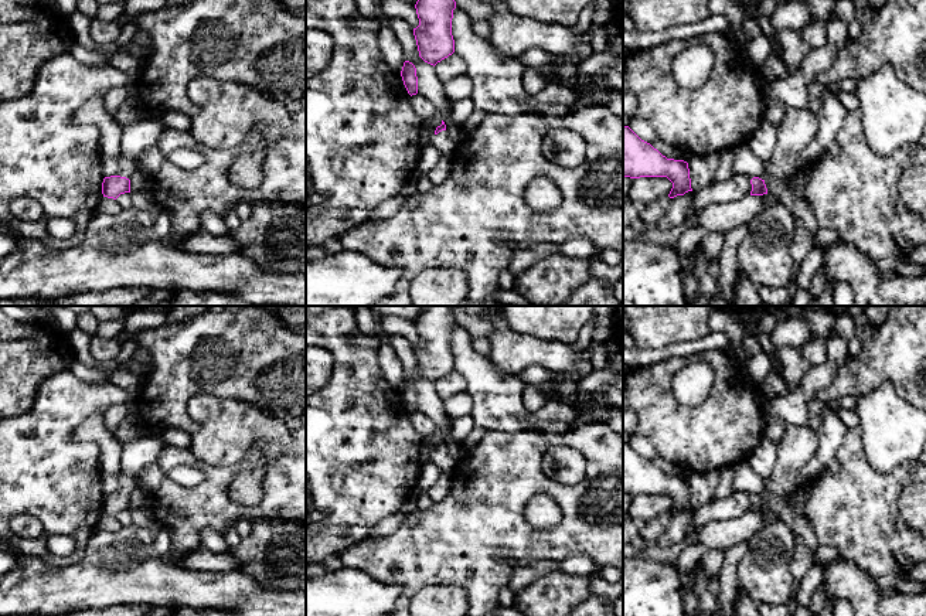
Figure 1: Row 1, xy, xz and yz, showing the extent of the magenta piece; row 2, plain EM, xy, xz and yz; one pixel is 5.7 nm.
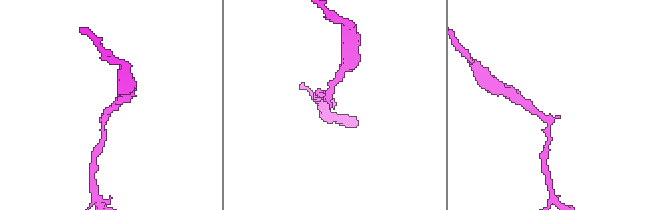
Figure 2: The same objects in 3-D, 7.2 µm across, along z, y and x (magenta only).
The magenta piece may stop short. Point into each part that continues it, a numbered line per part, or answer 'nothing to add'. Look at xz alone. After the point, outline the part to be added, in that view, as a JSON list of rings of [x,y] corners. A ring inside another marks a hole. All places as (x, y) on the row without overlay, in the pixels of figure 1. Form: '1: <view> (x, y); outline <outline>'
1: xz (445, 462); outline [[[442,447],[433,453],[432,462],[442,470],[442,473],[452,474],[456,467],[456,460],[450,456],[447,447]]]

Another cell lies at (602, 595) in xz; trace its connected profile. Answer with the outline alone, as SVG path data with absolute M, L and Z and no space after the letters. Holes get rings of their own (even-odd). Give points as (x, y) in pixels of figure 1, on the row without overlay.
M590 575L588 596L575 605L568 616L616 616L615 602L623 595L623 581L610 582L603 576Z

